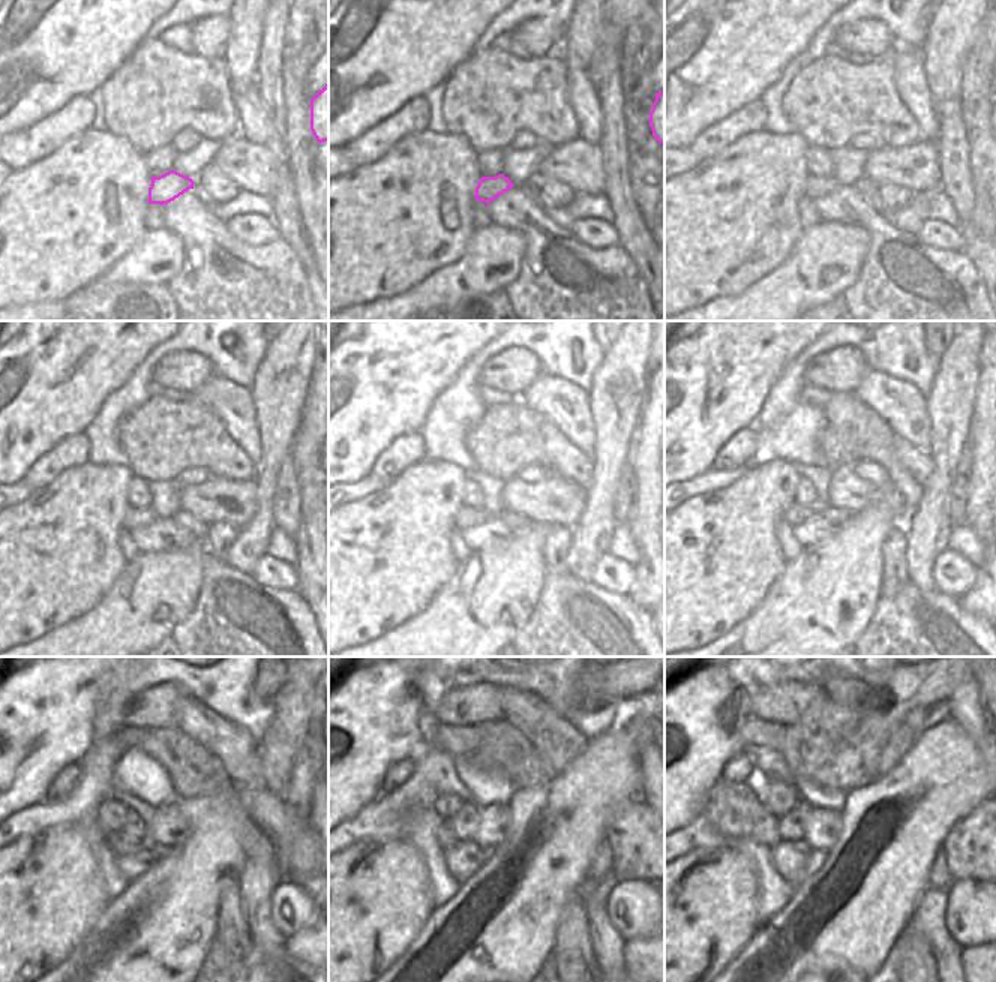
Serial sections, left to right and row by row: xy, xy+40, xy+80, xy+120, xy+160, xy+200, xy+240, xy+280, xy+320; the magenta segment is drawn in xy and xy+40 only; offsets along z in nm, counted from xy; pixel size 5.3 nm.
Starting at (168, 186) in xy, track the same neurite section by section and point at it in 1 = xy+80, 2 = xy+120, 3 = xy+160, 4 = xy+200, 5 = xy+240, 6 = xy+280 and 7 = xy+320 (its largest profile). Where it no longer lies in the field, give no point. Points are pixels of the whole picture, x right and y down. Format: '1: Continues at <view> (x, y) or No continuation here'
1: Continues at xy+80 (816, 188)
2: Continues at xy+120 (134, 517)
3: Continues at xy+160 (467, 516)
4: Continues at xy+200 (795, 514)
5: Continues at xy+240 (120, 846)
6: Continues at xy+280 (446, 838)
7: Continues at xy+320 (737, 811)

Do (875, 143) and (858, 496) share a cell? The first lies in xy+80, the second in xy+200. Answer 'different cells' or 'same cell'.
different cells

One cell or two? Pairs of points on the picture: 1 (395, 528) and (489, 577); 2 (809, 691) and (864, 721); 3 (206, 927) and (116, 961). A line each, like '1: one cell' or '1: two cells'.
1: two cells
2: two cells
3: one cell

